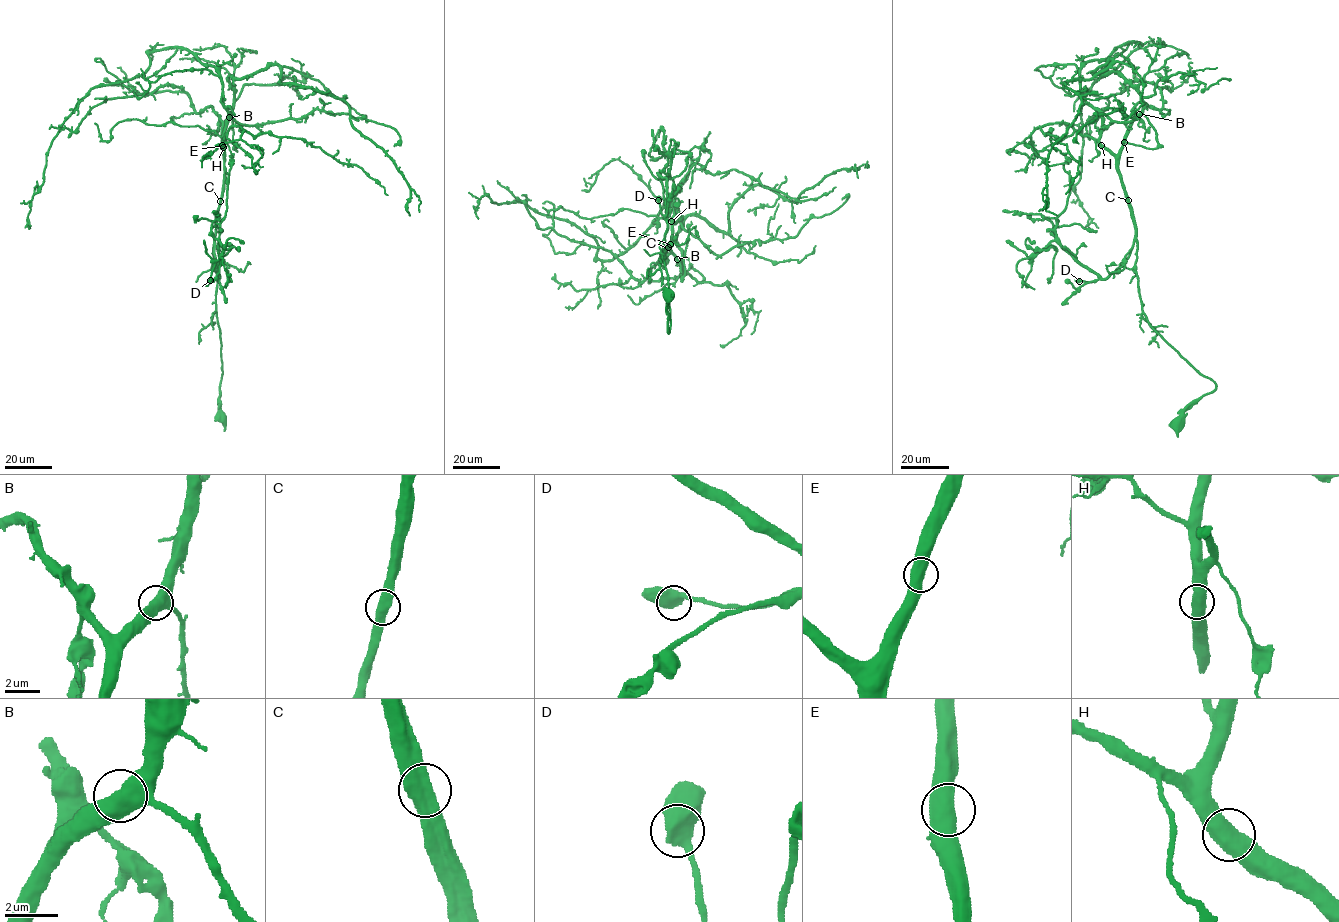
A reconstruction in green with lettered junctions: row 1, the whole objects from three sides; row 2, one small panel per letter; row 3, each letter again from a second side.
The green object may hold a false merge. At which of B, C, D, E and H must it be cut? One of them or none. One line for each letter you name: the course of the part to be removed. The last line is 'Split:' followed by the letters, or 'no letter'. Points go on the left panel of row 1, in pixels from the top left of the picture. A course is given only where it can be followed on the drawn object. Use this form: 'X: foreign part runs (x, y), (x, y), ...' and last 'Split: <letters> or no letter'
Split: no letter

